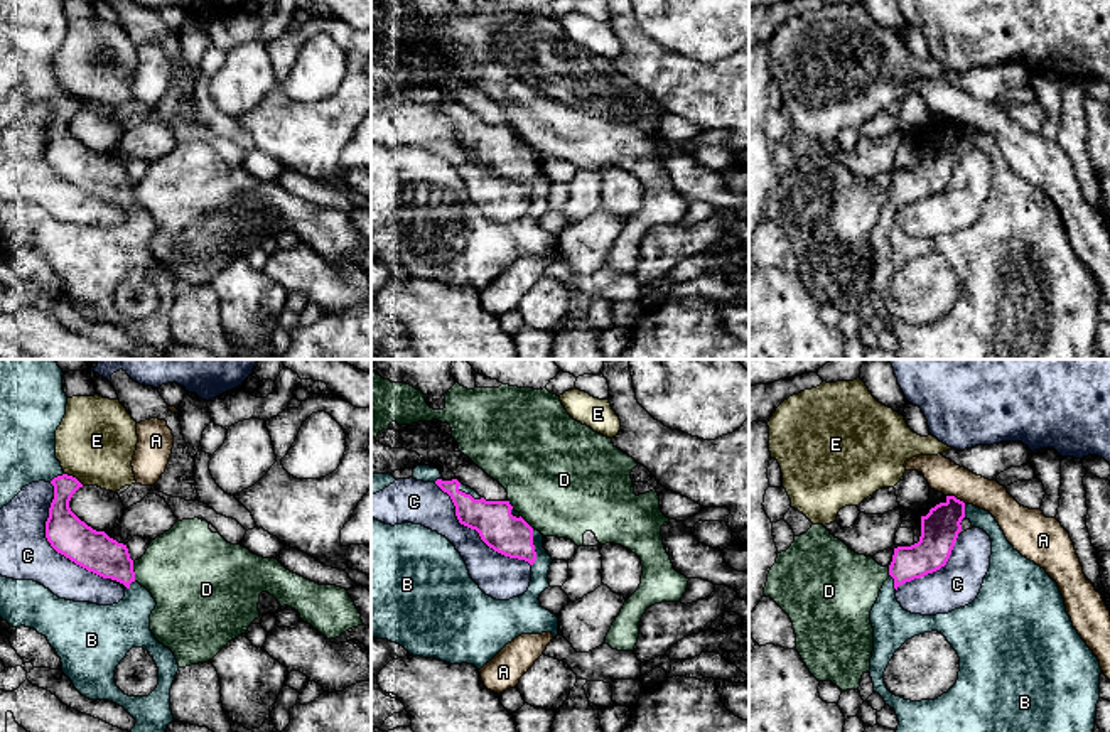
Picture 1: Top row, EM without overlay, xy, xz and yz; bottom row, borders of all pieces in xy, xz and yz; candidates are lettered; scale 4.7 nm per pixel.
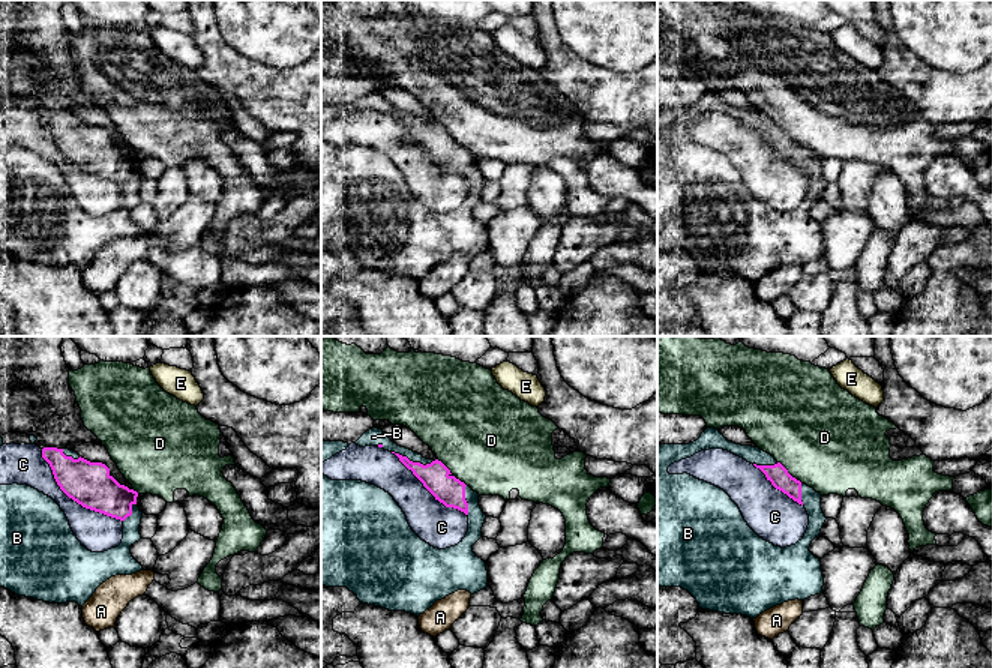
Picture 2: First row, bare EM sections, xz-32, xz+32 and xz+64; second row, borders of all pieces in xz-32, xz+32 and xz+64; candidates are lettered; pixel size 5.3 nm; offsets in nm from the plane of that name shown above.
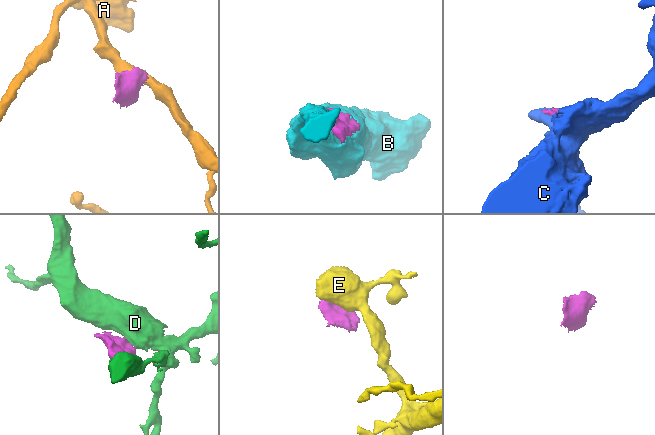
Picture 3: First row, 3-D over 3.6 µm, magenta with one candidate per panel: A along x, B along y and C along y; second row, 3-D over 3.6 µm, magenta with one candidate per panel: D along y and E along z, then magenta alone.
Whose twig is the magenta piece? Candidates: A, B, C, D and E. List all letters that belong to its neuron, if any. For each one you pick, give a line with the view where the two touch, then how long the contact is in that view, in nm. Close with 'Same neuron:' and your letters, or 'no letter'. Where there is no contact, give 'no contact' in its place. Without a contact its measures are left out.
B: xz | 180 nm
Same neuron: B

